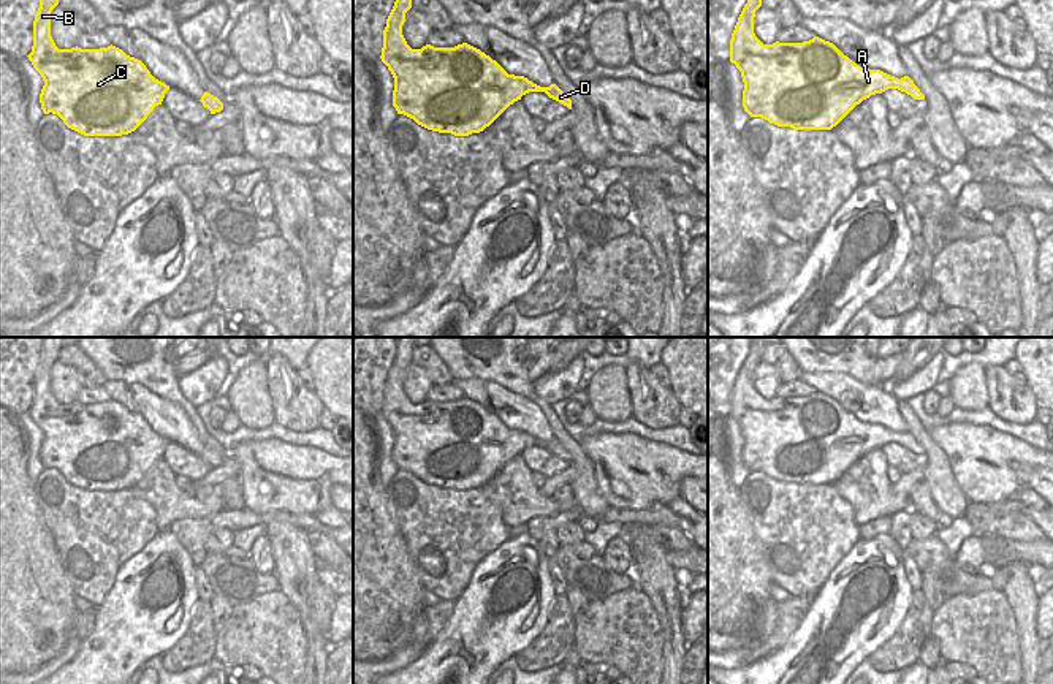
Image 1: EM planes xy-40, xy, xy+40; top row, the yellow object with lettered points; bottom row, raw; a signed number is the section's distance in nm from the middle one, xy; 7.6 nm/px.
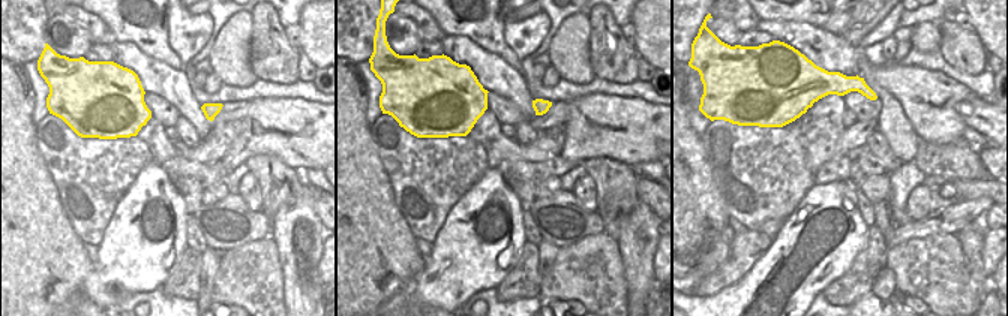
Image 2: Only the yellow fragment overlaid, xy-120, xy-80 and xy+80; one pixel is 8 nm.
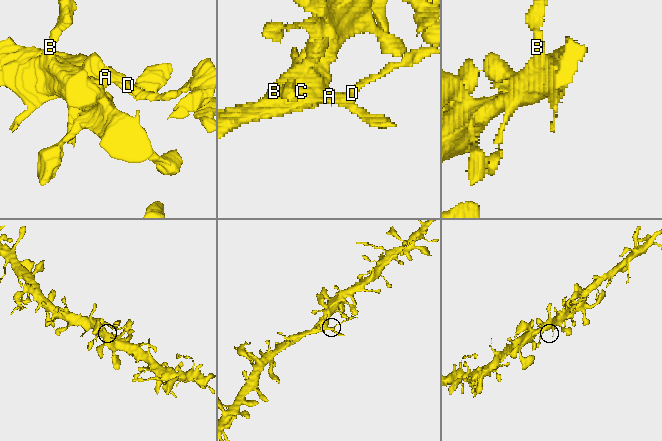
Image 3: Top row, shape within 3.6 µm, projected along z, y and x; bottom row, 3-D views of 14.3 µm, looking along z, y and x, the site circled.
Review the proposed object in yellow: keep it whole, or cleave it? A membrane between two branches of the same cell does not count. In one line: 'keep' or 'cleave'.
keep

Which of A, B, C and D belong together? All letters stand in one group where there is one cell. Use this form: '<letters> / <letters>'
A B C D

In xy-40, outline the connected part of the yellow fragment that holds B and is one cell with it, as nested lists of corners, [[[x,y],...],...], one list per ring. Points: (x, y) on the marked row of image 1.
[[[40,0],[33,46],[27,55],[44,86],[44,114],[57,114],[84,136],[122,136],[135,131],[162,104],[169,86],[116,46],[59,49],[51,36],[51,13],[59,0]]]

